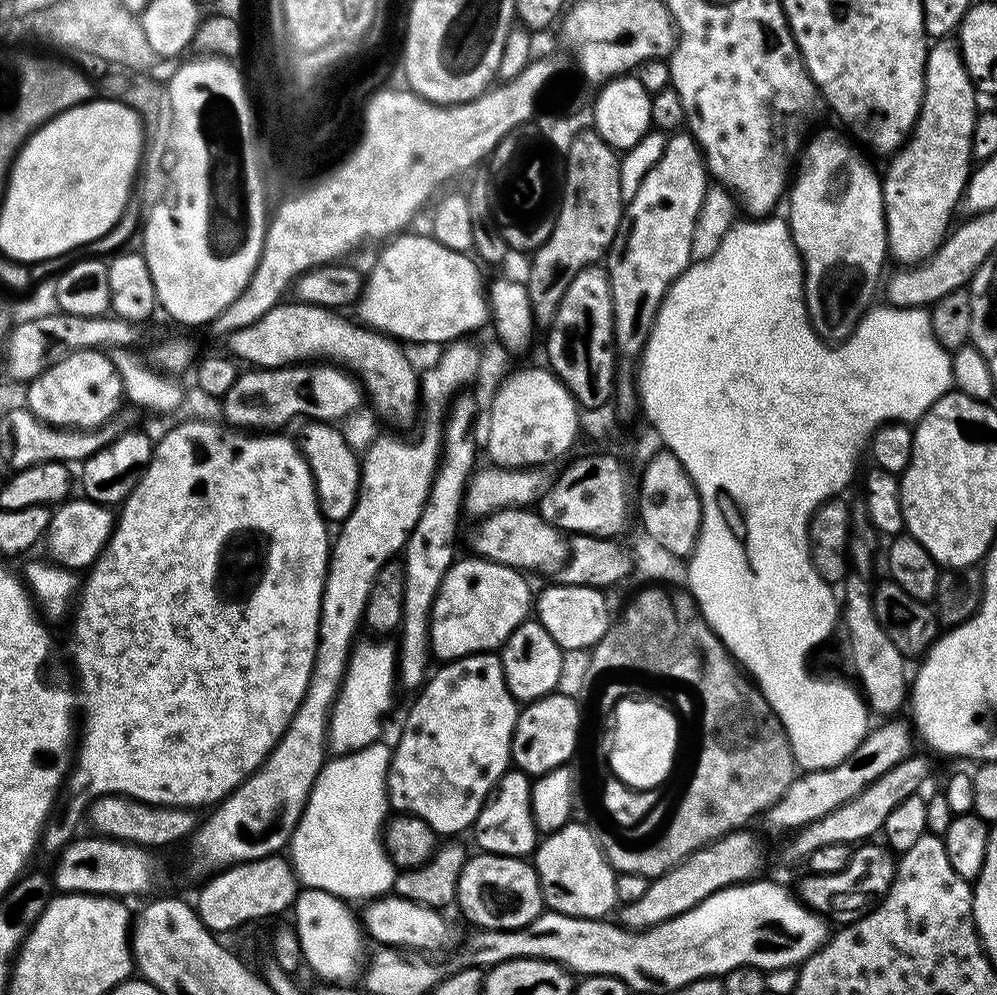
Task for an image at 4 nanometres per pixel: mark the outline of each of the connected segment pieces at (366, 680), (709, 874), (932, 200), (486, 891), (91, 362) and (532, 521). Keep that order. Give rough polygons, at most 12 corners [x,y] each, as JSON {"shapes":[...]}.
{"shapes":[[[361,639],[328,718],[333,753],[381,739],[397,649]],[[748,830],[691,852],[619,905],[634,932],[753,879],[764,852]],[[959,43],[926,58],[894,156],[913,261],[943,244],[974,167],[978,93]],[[489,852],[464,861],[454,901],[477,929],[545,911],[535,867]],[[71,352],[27,385],[55,428],[98,428],[121,411],[119,372]],[[510,507],[477,524],[483,559],[554,574],[569,541],[537,511]]]}

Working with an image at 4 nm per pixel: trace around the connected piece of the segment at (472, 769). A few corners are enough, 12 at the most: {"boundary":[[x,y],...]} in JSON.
{"boundary":[[499,655],[447,661],[394,744],[409,813],[460,816],[509,771]]}

